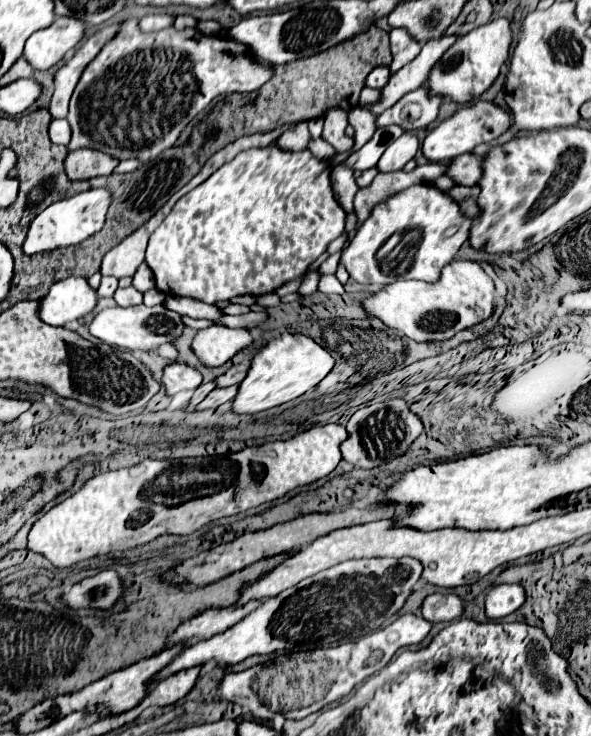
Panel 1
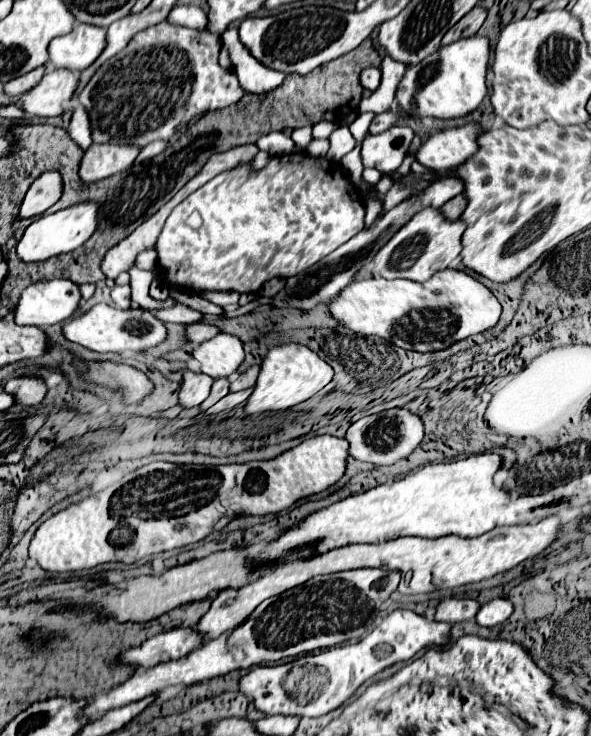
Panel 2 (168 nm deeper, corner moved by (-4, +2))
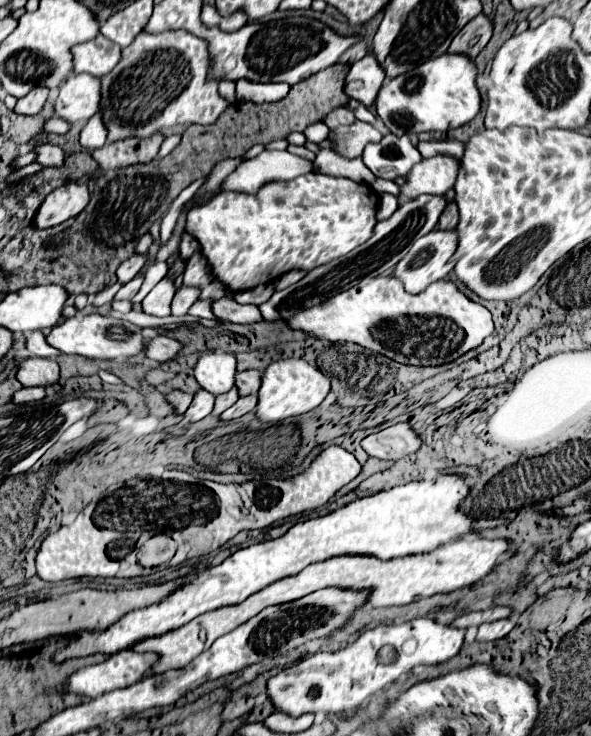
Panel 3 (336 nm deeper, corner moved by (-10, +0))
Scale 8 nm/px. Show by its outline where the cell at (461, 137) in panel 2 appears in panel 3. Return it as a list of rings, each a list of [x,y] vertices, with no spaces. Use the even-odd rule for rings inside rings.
[[[430,157],[422,159],[406,177],[406,183],[400,185],[398,201],[406,203],[418,195],[444,195],[452,189],[458,173],[458,159],[454,157]]]

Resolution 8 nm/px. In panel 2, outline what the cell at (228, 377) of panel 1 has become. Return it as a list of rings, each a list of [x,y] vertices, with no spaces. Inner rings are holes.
[[[252,365],[248,371],[240,373],[240,375],[230,383],[230,391],[240,391],[240,389],[254,387],[254,381],[256,381],[256,377],[258,377],[258,371],[260,371],[260,365]]]

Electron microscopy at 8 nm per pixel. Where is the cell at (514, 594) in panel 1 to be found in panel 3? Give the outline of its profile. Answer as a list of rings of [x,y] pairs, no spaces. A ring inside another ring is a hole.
[[[506,619],[506,621],[498,621],[498,623],[484,623],[484,625],[478,627],[476,641],[496,641],[496,639],[502,639],[514,627],[516,627],[514,619]]]

